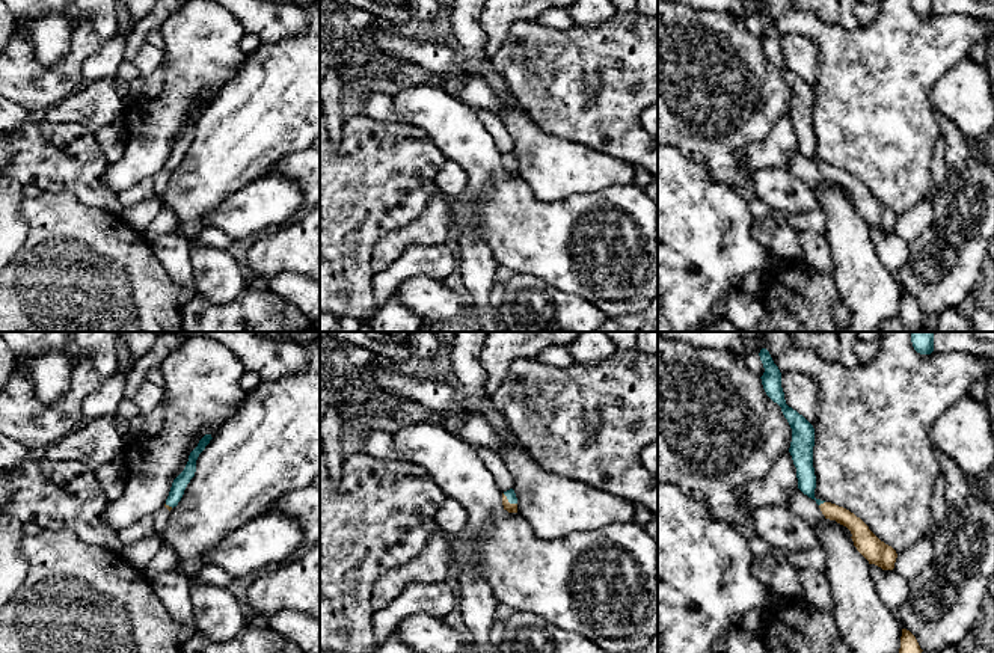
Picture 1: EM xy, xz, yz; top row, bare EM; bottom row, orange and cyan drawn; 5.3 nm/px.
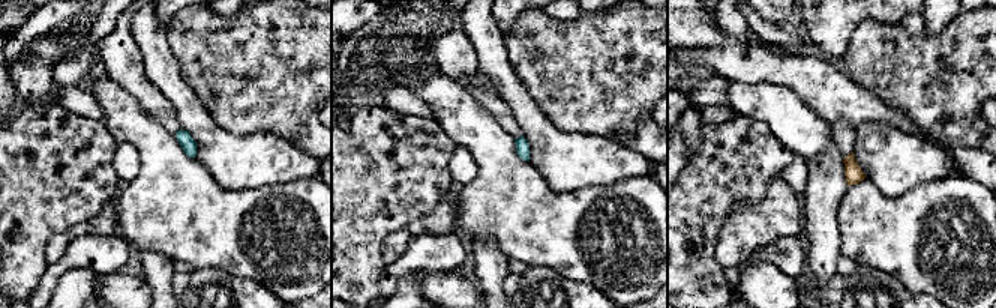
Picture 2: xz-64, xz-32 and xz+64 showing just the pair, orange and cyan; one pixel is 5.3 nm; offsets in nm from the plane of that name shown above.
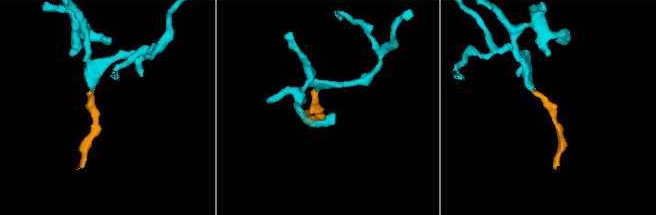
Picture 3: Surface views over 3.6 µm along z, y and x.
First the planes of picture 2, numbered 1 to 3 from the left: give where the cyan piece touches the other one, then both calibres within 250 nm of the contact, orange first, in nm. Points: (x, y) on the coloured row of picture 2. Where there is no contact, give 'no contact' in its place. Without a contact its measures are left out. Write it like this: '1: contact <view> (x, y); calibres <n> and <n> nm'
1: no contact
2: no contact
3: no contact

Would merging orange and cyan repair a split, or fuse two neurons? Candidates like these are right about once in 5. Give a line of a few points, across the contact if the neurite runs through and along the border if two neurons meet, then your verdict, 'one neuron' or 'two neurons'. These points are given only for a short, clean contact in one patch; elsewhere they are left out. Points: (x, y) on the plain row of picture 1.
yz (859, 192), (848, 181), (821, 166), (807, 150), (803, 124) | one neuron

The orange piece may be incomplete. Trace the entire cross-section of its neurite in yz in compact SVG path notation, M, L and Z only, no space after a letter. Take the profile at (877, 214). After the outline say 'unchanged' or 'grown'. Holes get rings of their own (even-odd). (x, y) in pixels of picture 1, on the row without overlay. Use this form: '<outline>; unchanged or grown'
M762 11L759 18L765 30L765 35L760 39L763 51L766 57L781 69L781 74L792 90L789 115L796 130L798 151L816 163L825 181L836 182L851 193L854 208L869 223L869 226L875 226L882 232L893 232L897 216L891 208L881 204L869 192L869 189L849 172L815 160L815 90L802 77L786 66L784 54L781 50L781 35L774 26L769 14Z; grown

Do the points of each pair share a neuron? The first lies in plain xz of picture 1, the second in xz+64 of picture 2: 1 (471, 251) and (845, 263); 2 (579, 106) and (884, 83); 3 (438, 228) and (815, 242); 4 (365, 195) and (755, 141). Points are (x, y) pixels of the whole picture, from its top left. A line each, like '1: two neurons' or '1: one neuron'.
1: two neurons
2: one neuron
3: two neurons
4: one neuron

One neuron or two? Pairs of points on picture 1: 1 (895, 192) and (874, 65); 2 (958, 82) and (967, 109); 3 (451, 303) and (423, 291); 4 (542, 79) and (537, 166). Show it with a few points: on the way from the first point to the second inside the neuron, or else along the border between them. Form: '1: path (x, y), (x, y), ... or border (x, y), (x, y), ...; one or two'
1: path (893, 160), (886, 136), (874, 119), (874, 97); one
2: path (963, 88), (967, 103); one
3: path (444, 303), (436, 303), (430, 299); one
4: border (525, 110), (545, 131), (572, 141); two

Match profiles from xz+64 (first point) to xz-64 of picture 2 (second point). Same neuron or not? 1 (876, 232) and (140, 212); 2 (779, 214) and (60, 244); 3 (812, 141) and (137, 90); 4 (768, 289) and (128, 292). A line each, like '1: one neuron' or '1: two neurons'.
1: one neuron
2: one neuron
3: two neurons
4: one neuron

